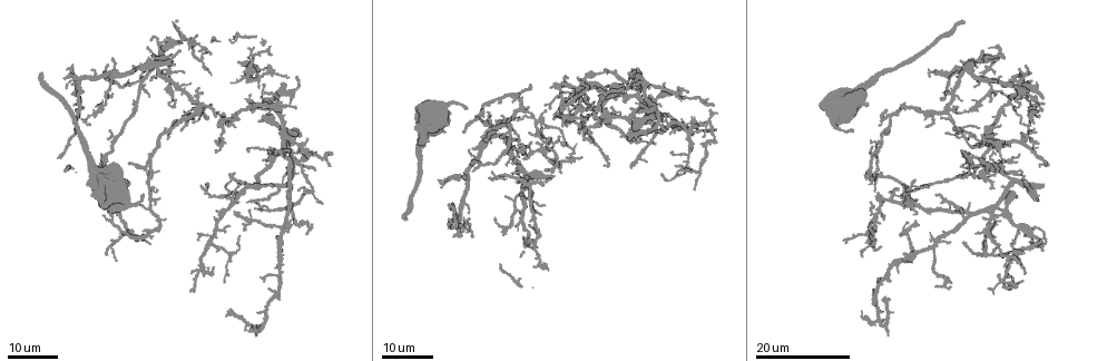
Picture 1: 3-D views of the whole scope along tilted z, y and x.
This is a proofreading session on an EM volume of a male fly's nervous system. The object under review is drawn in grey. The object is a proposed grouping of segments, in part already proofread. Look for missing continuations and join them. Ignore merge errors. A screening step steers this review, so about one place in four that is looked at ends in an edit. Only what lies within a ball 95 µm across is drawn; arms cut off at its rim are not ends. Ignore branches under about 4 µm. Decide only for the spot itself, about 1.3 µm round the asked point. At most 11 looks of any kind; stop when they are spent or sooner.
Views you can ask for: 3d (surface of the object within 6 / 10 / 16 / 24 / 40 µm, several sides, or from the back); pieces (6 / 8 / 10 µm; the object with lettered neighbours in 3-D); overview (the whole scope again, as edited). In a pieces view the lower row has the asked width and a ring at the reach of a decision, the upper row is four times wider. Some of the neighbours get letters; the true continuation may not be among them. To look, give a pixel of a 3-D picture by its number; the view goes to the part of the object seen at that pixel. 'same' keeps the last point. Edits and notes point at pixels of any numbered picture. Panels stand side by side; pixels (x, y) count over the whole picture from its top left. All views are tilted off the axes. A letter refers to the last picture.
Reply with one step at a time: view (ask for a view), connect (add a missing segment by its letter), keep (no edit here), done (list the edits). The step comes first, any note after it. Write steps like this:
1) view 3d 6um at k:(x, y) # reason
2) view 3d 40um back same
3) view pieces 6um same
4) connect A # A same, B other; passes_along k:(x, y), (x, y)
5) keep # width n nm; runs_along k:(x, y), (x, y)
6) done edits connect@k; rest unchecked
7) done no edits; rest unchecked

view 3d 16um at 1:(236, 212) # an open end

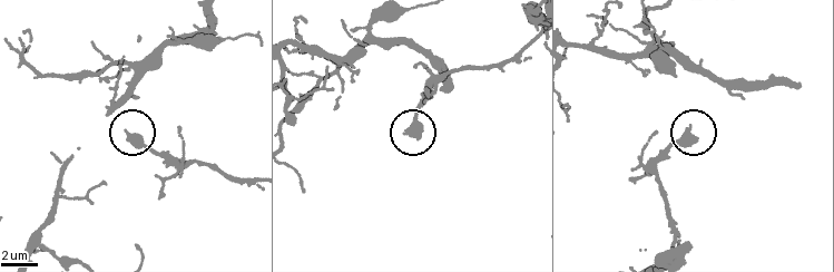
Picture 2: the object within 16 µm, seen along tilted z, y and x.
view pieces 6um at 2:(687, 128) # what lies round it

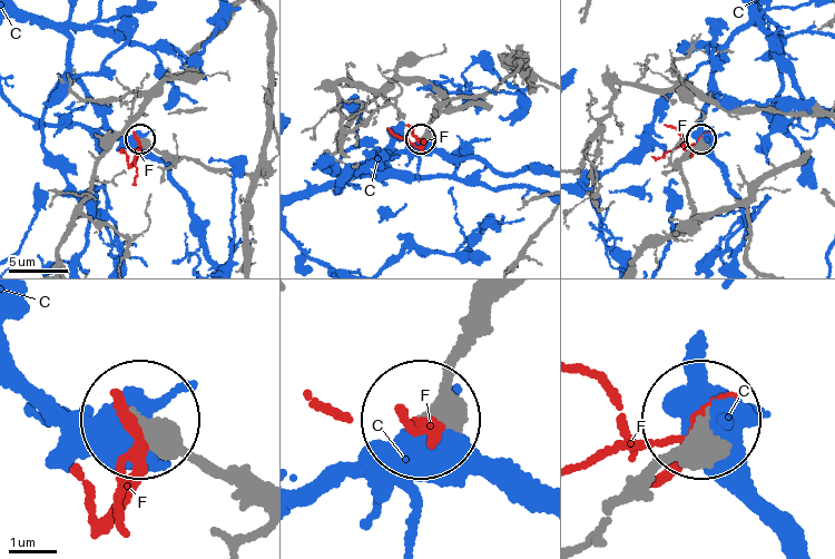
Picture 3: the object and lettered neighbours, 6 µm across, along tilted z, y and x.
keep # C other, F other; runs_along 3:(261, 486), (151, 423); none of them fits

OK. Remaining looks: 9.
view 3d 16um at 1:(256, 334) # thin end

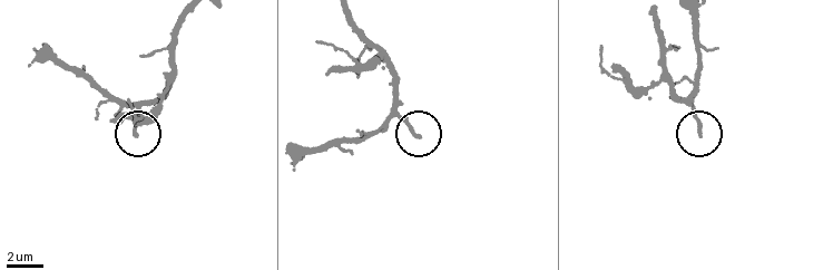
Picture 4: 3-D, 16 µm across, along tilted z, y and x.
view pieces 8um at 4:(135, 135) # see the neighbours

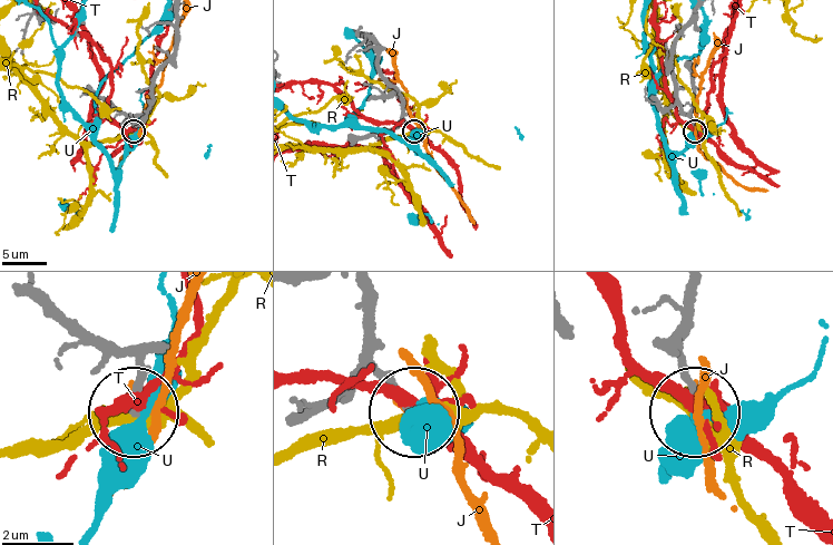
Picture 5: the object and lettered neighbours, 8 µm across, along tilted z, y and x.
keep # J other, R other, T other, U other; none of them fits

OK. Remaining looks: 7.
view 3d 16um at 1:(989, 187) # thin end

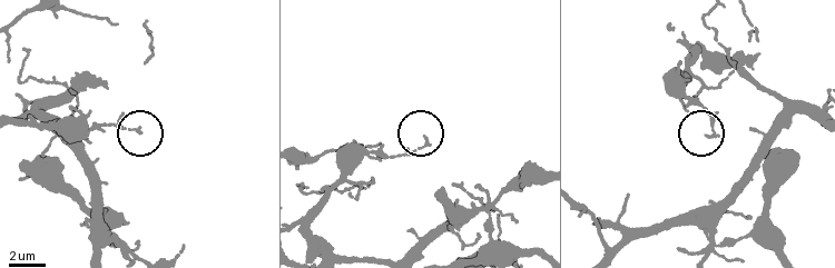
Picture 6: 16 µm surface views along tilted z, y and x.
view pieces 6um at 6:(139, 131)

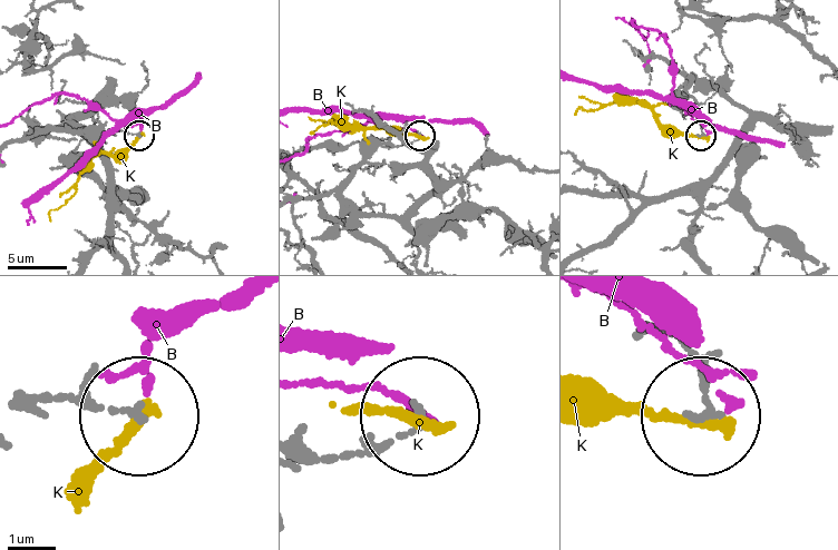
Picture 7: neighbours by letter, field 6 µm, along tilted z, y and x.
keep # B other, K other; runs_along 7:(300, 450), (361, 450), (421, 418); no lettered segment goes on from it

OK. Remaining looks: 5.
view 3d 24um at 1:(217, 115) # branch stops here

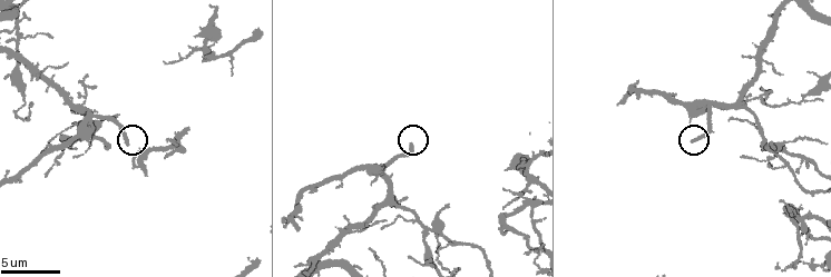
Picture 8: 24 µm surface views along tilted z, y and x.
view pieces 10um at 8:(127, 143)

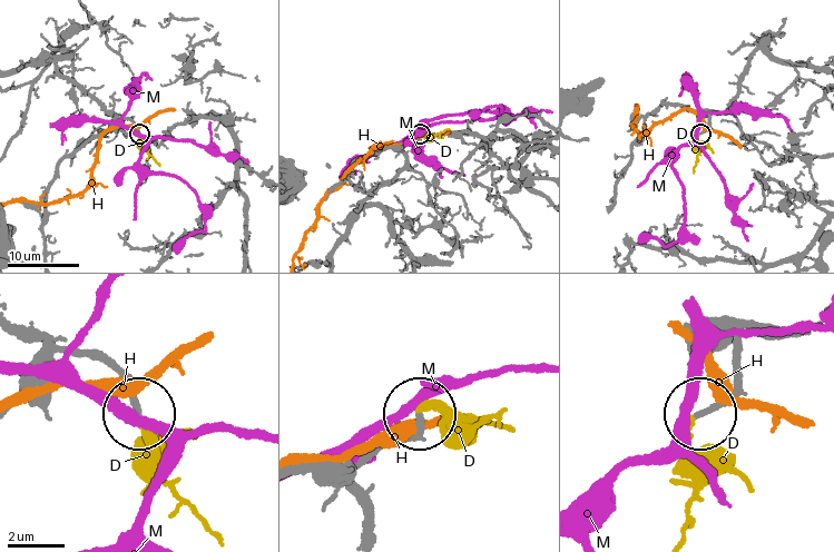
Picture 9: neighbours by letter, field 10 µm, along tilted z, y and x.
connect D # width 210 nm; D same, H other, M other; passes_along 9:(739, 343), (732, 388), (690, 423), (682, 529); the cell continues

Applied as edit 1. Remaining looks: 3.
view overview

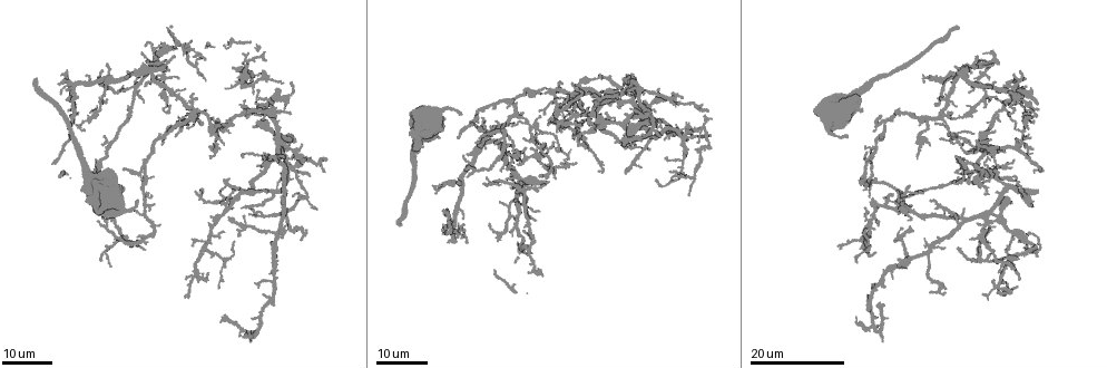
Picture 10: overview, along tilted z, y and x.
view 3d 24um at 10:(445, 234) # end of a long branch

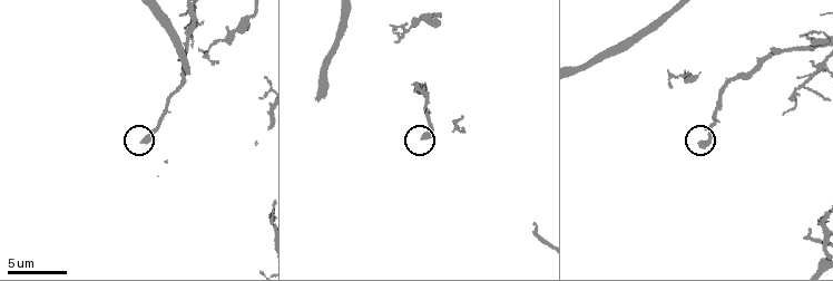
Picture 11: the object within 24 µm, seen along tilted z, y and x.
view pieces 6um at 11:(142, 140)

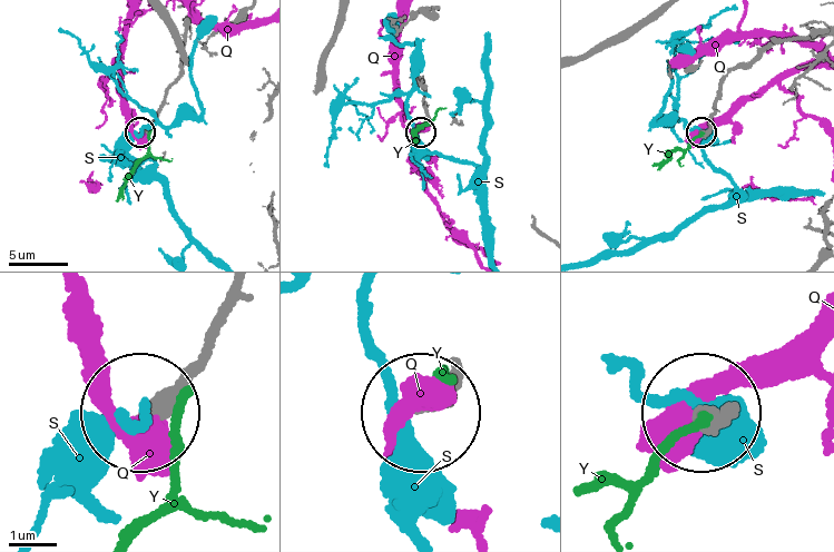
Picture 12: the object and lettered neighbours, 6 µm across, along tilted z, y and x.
keep # Q other, S other, Y other; none of them fits

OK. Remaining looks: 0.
done edits connect@9; rest unchecked

